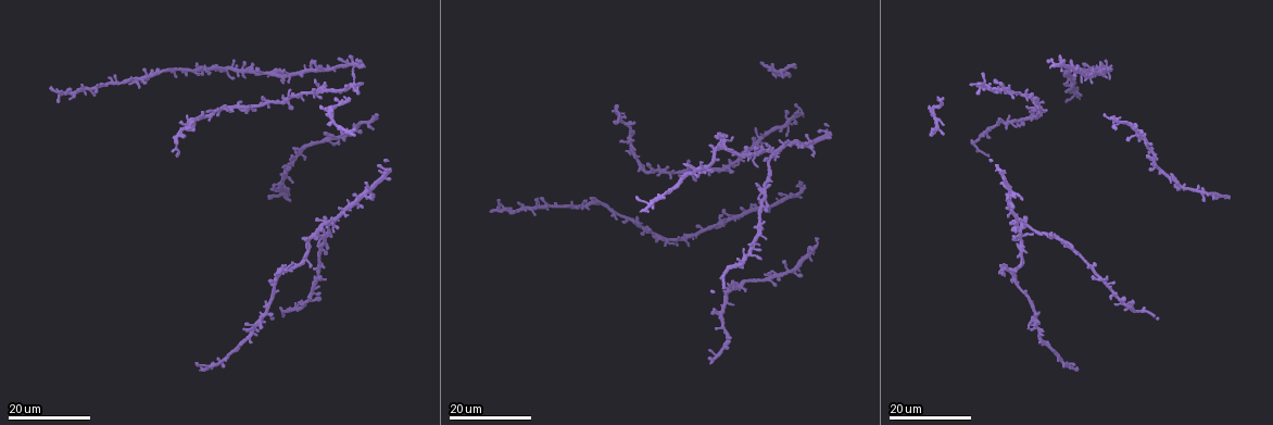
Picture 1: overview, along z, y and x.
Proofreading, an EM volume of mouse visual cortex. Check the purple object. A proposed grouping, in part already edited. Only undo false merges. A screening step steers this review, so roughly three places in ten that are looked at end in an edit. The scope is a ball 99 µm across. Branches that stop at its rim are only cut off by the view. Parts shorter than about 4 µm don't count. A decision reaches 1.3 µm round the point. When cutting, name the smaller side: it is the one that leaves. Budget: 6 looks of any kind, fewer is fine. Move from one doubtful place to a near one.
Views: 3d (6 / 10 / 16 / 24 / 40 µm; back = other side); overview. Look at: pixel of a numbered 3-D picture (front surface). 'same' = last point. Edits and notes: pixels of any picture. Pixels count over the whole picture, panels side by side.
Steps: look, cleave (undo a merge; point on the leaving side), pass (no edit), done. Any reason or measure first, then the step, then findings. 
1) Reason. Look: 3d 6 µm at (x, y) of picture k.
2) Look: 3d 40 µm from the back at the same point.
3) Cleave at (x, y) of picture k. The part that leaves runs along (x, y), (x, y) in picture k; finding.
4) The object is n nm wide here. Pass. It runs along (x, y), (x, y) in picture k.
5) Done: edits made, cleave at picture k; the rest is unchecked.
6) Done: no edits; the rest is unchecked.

Small branch off a trunk. Look: 3d 16 µm at (499, 210) of picture 1.

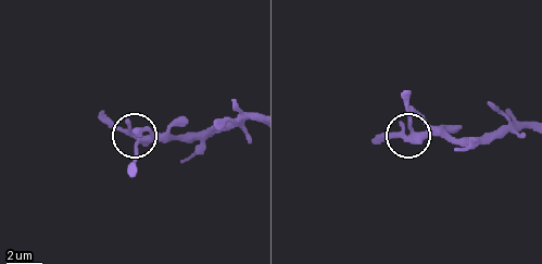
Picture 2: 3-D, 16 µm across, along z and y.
Zoom in. Look: 3d 6 µm at (140, 139) of picture 2.

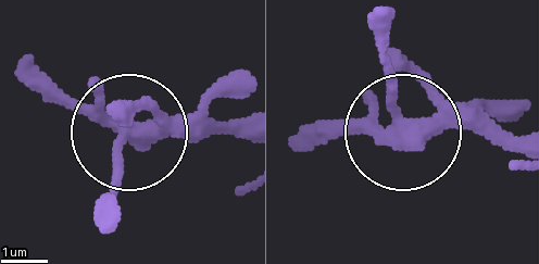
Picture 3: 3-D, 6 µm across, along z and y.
Pass. It runs along (513, 135), (431, 123), (306, 135) in picture 3; all the same cell.

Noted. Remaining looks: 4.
Three-way junction. Look: 3d 24 µm at (1035, 97) of picture 1.

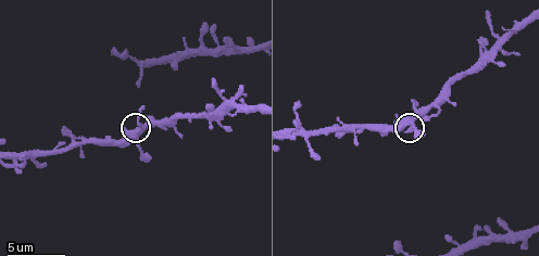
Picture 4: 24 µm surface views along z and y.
Look: 3d 6 µm at (411, 128) of picture 4.

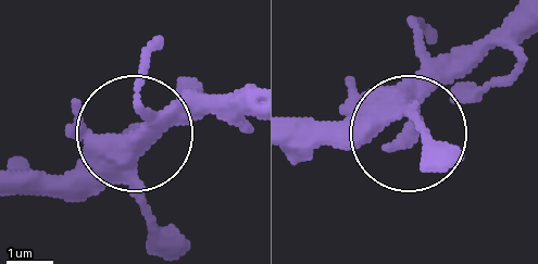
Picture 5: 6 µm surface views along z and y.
Pass. It runs along (513, 16), (408, 128), (295, 121) in picture 5; all the same cell.

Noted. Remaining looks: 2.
Side arm on a straight run. Look: 3d 16 µm at (175, 147) of picture 1.

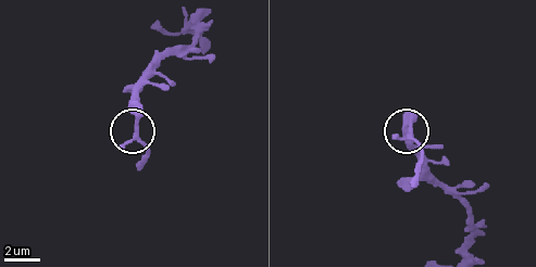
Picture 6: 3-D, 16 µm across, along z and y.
Look: 3d 6 µm at (412, 126) of picture 6.

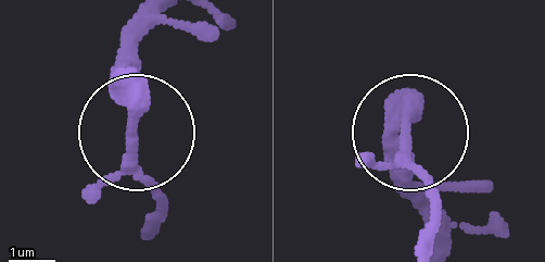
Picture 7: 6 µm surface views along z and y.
3 arms meet here. Pass. One cell here.

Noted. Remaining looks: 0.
Done: no edits; the rest is unchecked.

